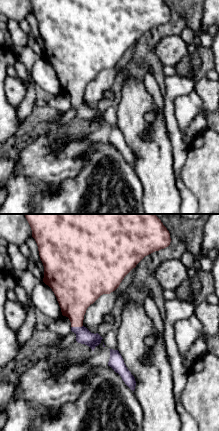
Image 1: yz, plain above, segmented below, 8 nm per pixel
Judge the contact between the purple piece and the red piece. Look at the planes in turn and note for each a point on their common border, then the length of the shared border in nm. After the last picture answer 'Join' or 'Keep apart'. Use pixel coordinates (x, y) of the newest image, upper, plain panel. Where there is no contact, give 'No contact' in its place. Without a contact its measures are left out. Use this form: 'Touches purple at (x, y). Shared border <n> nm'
Touches purple at (76, 103). Shared border 100 nm

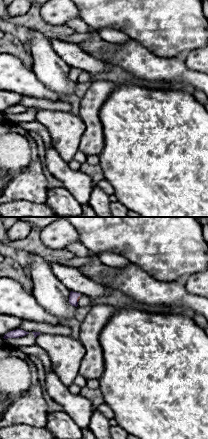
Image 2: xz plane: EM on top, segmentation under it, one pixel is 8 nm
Touches purple at (77, 73). Shared border 80 nm

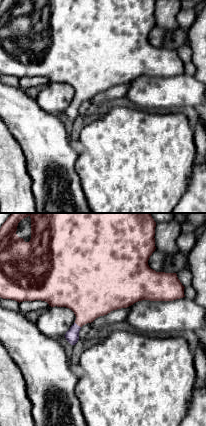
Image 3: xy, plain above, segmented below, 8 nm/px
Touches purple at (77, 101). Shared border 60 nm

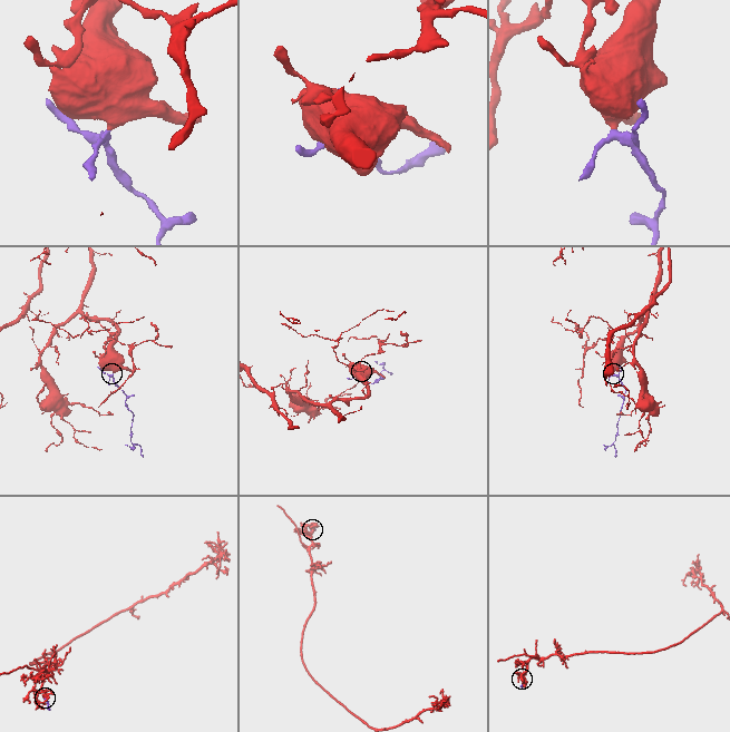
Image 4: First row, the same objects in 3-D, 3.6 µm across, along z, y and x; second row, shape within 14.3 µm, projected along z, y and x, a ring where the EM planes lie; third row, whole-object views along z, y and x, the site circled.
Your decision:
Join

